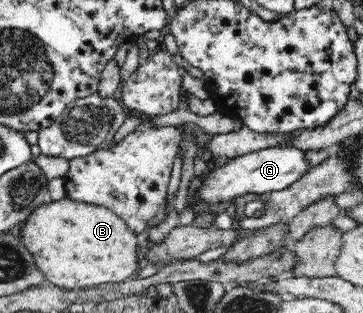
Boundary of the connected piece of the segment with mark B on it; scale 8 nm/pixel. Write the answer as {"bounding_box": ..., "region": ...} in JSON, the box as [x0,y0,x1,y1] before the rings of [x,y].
{"bounding_box":[20,198,139,289],"region":[[[69,198],[35,209],[21,227],[20,240],[33,255],[47,283],[64,289],[121,283],[136,275],[139,264],[138,236],[122,218],[104,206],[73,202]]]}

